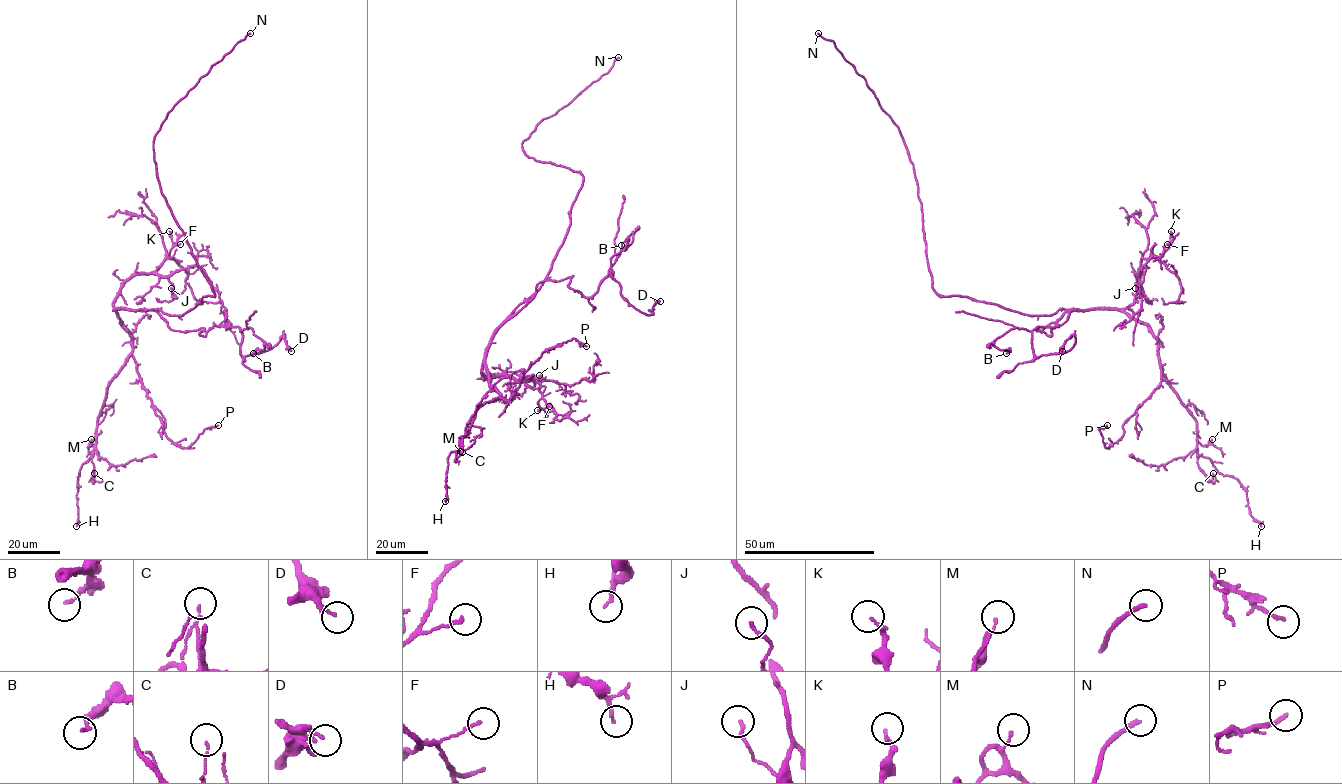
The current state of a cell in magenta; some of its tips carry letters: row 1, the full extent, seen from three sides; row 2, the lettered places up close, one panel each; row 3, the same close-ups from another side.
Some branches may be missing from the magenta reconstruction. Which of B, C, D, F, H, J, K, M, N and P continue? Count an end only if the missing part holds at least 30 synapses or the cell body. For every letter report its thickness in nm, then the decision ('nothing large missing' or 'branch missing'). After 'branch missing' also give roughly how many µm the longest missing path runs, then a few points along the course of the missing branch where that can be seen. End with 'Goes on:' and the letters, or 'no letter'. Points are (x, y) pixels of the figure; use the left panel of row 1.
B: 140 nm thick; nothing large missing
C: 60 nm thick; nothing large missing
D: 150 nm thick; nothing large missing
F: 140 nm thick; nothing large missing
H: 170 nm thick; nothing large missing
J: 140 nm thick; nothing large missing
K: 160 nm thick; nothing large missing
M: 90 nm thick; nothing large missing
N: 200 nm thick; branch missing; about 45 µm are missing; missing branch runs (250, 33), (276, 22), (297, 47)
P: 160 nm thick; nothing large missing
Goes on: N

